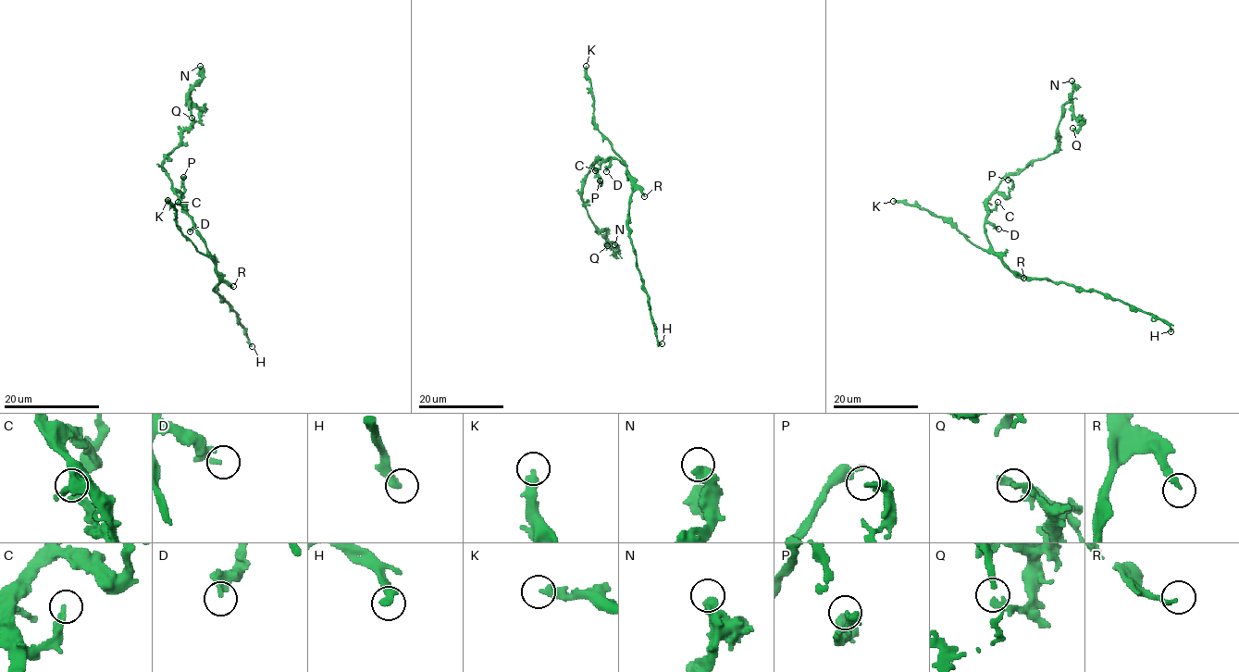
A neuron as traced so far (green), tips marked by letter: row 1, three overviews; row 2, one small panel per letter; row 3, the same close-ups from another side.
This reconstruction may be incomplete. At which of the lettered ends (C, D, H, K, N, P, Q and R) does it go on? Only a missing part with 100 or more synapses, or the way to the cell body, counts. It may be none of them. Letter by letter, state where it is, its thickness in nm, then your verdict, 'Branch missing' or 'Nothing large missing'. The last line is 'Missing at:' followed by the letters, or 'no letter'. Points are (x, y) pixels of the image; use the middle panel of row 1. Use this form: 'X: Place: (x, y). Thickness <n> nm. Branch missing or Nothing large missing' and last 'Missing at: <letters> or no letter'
C: Place: (595, 170). Thickness 280 nm. Nothing large missing
D: Place: (606, 171). Thickness 180 nm. Nothing large missing
H: Place: (662, 343). Thickness 400 nm. Nothing large missing
K: Place: (586, 66). Thickness 380 nm. Branch missing
N: Place: (614, 244). Thickness 360 nm. Nothing large missing
P: Place: (600, 180). Thickness 380 nm. Nothing large missing
Q: Place: (607, 245). Thickness 240 nm. Nothing large missing
R: Place: (644, 196). Thickness 190 nm. Nothing large missing
Missing at: K

